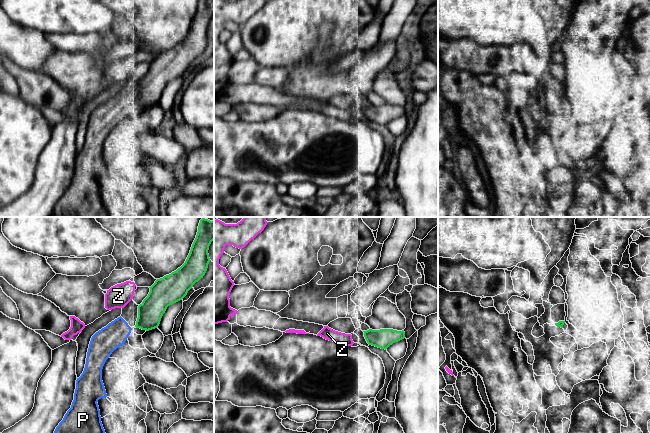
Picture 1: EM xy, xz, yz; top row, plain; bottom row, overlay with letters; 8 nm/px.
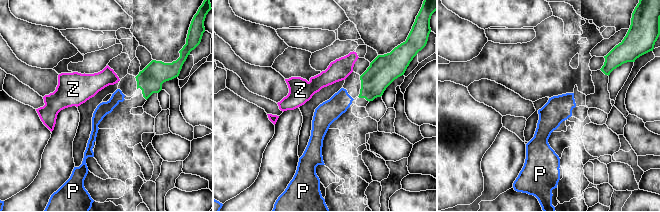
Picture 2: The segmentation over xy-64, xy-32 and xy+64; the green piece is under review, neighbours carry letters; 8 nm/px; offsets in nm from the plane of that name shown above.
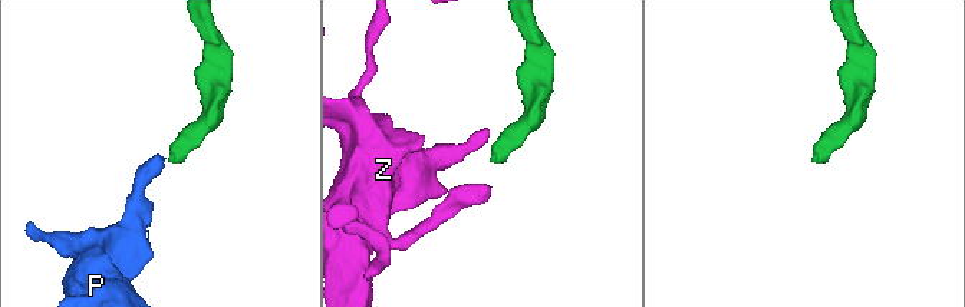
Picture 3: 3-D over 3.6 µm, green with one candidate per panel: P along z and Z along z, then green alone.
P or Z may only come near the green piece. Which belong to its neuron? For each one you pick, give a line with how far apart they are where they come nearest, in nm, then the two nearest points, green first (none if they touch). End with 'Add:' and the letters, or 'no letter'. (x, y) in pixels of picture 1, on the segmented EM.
P: 40 nm | xy (135, 326), (130, 327)
Add: P

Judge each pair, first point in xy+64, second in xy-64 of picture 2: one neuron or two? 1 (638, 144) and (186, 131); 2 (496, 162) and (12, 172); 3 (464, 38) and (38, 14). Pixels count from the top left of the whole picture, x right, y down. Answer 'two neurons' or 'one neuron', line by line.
1: one neuron
2: two neurons
3: two neurons

